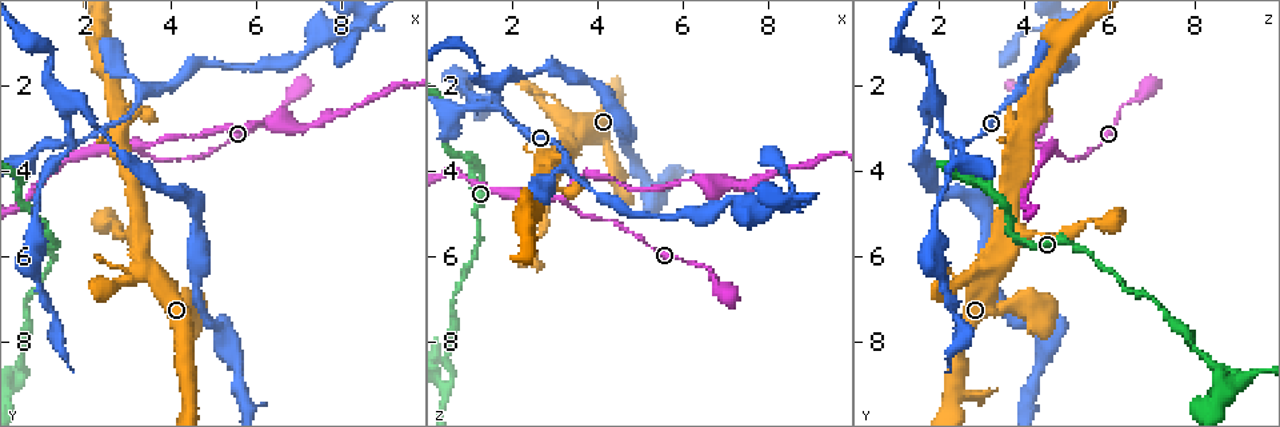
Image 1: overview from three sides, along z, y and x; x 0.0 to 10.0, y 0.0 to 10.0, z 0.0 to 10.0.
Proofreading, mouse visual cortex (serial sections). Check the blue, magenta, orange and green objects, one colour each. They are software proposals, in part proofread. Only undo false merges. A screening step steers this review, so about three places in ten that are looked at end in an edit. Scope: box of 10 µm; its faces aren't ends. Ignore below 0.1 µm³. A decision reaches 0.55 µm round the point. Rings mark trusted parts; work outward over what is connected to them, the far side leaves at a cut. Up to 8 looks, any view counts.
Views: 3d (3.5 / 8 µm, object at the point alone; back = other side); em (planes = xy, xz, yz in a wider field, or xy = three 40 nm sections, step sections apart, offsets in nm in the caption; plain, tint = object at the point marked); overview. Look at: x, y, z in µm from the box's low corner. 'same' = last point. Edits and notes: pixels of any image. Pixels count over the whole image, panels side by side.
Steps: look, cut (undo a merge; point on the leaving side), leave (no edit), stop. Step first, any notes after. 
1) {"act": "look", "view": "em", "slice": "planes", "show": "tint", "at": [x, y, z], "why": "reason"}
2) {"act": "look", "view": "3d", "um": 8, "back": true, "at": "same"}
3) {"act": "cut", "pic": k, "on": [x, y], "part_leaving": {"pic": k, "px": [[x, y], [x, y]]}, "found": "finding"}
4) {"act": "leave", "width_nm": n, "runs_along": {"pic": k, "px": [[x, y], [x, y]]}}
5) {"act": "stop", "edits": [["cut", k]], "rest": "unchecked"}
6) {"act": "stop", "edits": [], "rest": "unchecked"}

{"act": "look", "view": "3d", "um": 3.5, "at": [3.30, 3.40, 4.65], "why": "a fork"}

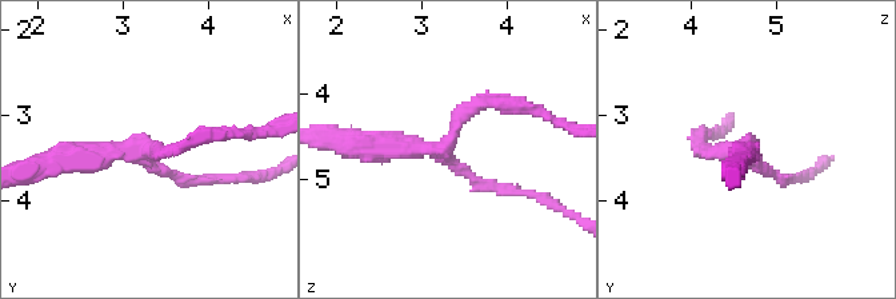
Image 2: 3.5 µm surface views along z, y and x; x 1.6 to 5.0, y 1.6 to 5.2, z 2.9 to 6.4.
{"act": "look", "view": "em", "slice": "xy", "step": 1, "show": "tint", "at": [3.25, 3.40, 4.70], "arms": 3, "arm_widths_nm": [150, 150, 300]}

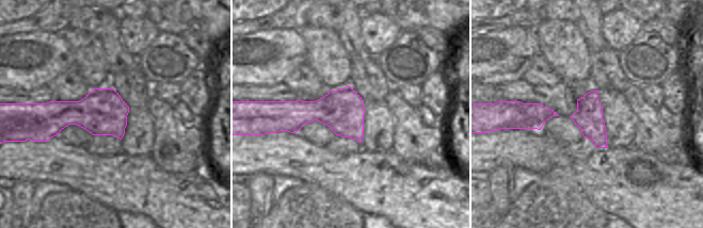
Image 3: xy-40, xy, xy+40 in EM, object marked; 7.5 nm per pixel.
{"act": "leave", "runs_along": {"pic": 2, "px": [[788, 180], [699, 135]]}, "found": "all the same cell"}

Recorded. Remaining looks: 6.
{"act": "look", "view": "3d", "um": 3.5, "at": [8.25, 0.60, 4.80], "why": "a fork"}

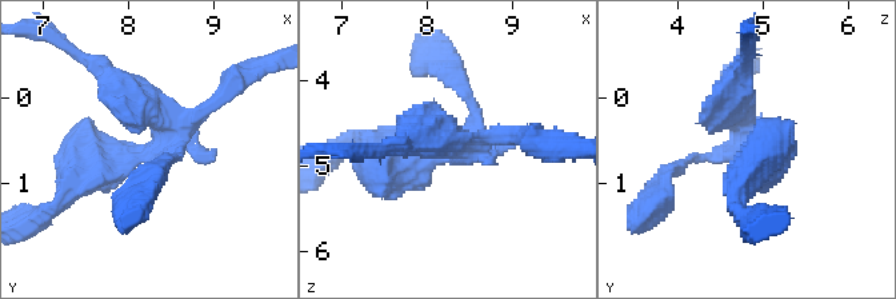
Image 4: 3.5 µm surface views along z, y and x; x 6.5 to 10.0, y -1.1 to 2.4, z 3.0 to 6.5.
{"act": "look", "view": "em", "slice": "xy", "step": 5, "show": "tint", "at": "same", "why": "need the tissue"}

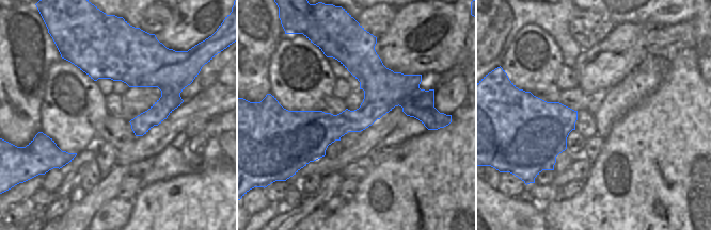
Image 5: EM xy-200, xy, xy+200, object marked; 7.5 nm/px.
{"act": "look", "view": "em", "slice": "xy", "step": 3, "show": "tint", "at": "same"}

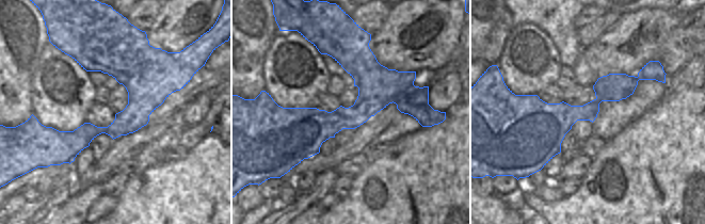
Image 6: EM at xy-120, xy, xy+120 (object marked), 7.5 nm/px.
{"act": "cut", "pic": 4, "on": [138, 102], "width_nm": 280, "part_leaving": {"pic": 4, "px": [[155, 144], [139, 100], [103, 100]]}, "found": "a second cell is stuck on"}

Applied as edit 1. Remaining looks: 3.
{"act": "look", "view": "overview", "why": "redraw"}

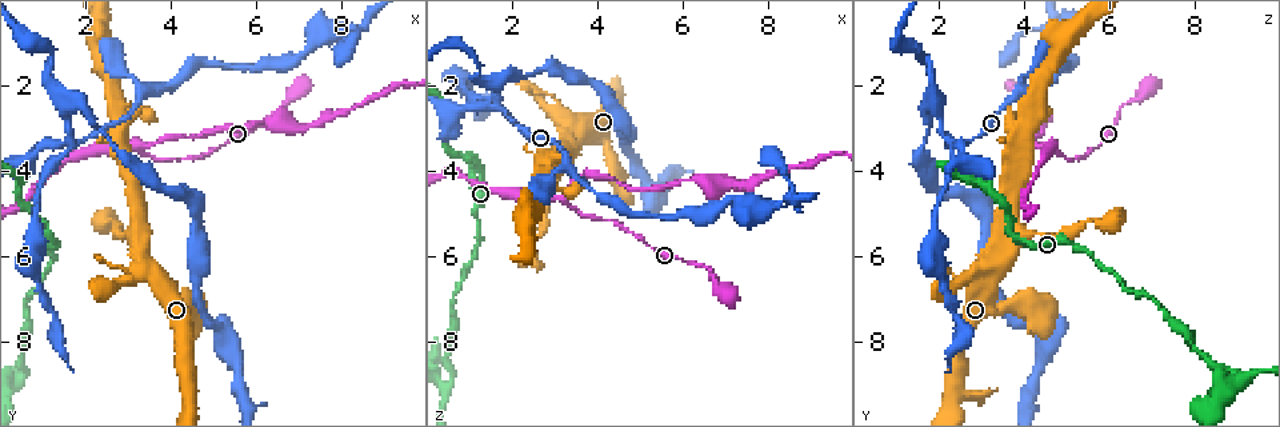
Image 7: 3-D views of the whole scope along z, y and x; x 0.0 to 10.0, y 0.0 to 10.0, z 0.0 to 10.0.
{"act": "look", "view": "3d", "um": 3.5, "at": [1.60, 3.40, 2.30], "why": "looks like a crossing"}

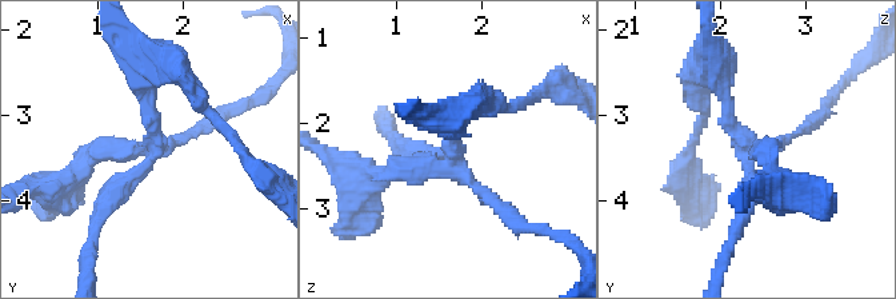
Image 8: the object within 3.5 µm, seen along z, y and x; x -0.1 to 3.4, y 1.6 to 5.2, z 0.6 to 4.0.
{"act": "look", "view": "em", "slice": "xy", "step": 5, "show": "tint", "at": [1.65, 3.40, 2.35], "arms": 4, "arm_widths_nm": [150, 150, 200, 250]}

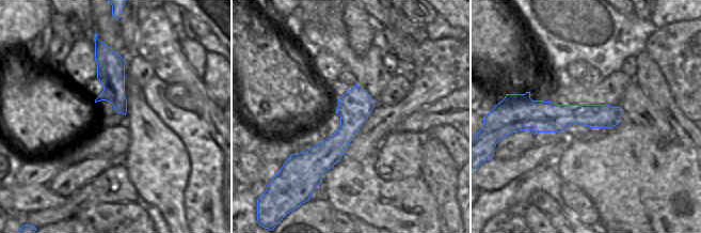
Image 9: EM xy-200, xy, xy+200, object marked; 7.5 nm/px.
{"act": "cut", "pic": 8, "on": [150, 116], "part_leaving": {"pic": 8, "px": [[154, 147], [146, 78], [187, 82]]}, "found": "two cells meet here"}

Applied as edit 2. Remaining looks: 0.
{"act": "stop", "edits": [["cut", 4], ["cut", 8]], "rest": "unchecked"}

